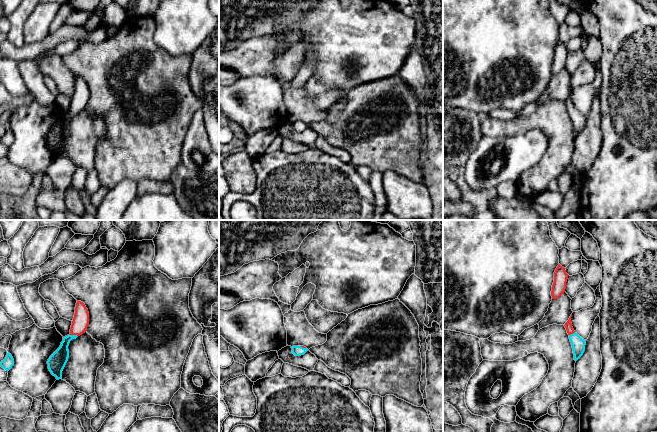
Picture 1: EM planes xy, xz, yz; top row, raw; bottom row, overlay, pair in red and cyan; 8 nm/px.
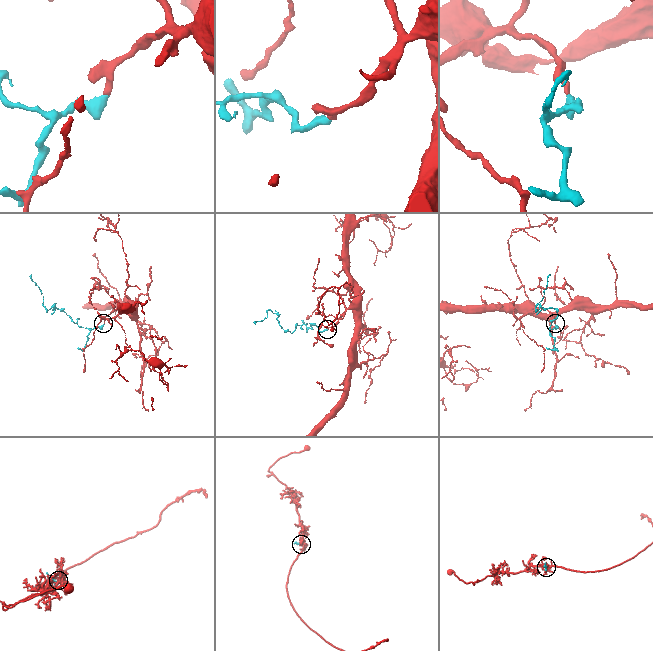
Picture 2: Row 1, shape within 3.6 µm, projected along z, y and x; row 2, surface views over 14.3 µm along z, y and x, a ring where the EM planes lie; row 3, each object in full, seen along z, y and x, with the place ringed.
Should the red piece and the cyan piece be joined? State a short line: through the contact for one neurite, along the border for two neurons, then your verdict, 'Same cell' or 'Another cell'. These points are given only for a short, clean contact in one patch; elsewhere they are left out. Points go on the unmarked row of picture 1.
Line: xy (80, 98), (74, 110), (65, 118), (58, 136). Same cell

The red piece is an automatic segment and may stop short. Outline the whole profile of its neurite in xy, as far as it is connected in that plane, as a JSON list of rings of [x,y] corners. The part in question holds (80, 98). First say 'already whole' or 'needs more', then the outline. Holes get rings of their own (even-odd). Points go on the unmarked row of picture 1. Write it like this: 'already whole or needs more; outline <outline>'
needs more; outline [[[77,77],[70,110],[63,113],[60,123],[50,132],[47,137],[49,147],[53,152],[56,153],[57,156],[62,155],[62,147],[69,134],[68,122],[70,117],[85,109],[88,101],[88,85],[83,78]]]

